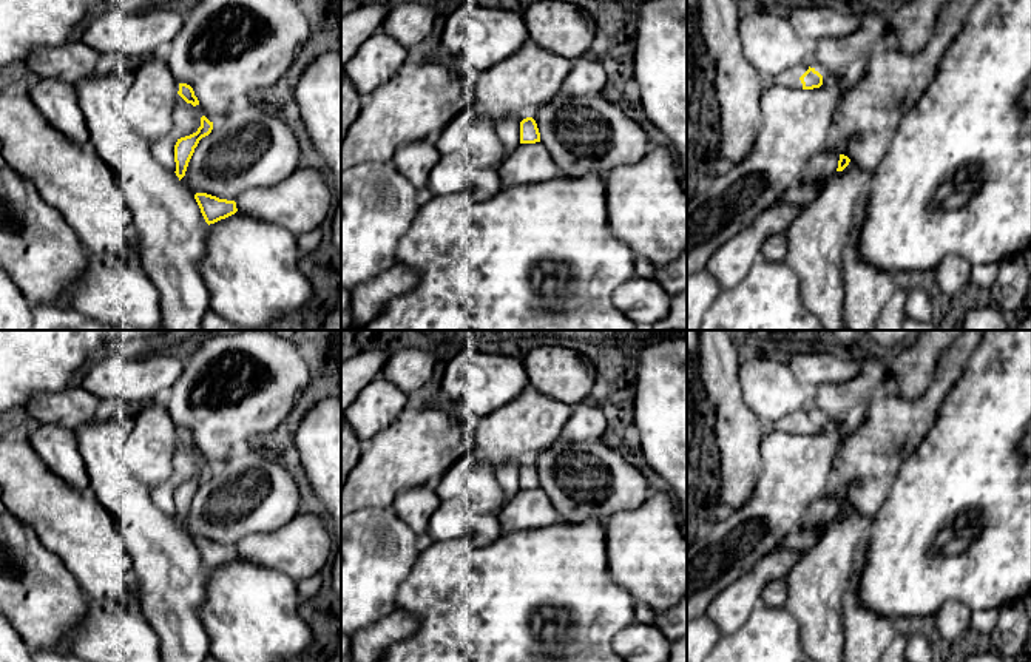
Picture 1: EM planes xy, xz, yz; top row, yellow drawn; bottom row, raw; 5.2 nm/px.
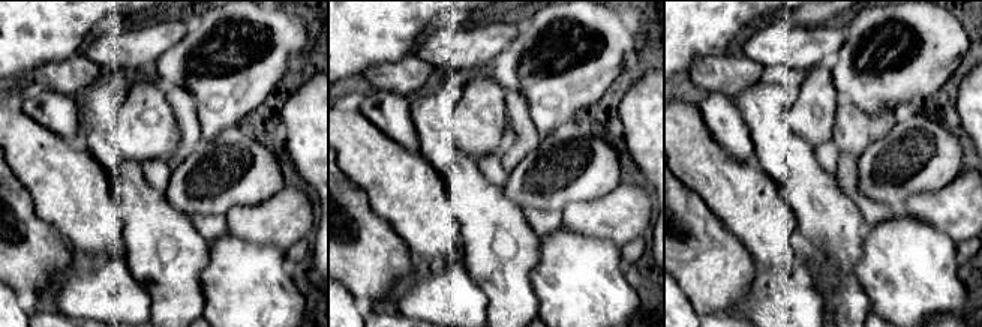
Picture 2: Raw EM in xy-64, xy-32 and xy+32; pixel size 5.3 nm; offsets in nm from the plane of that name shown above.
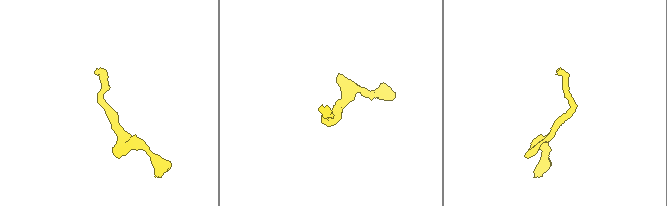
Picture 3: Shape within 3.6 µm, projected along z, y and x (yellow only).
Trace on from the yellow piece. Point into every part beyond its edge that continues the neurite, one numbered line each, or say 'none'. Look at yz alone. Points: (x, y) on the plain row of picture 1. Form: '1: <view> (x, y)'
1: yz (790, 423)

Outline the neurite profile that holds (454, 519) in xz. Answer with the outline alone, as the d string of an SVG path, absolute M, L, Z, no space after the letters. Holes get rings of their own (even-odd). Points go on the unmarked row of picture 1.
M443 500L431 515L428 531L432 542L472 537L478 548L503 534L499 514L478 514L465 500Z

